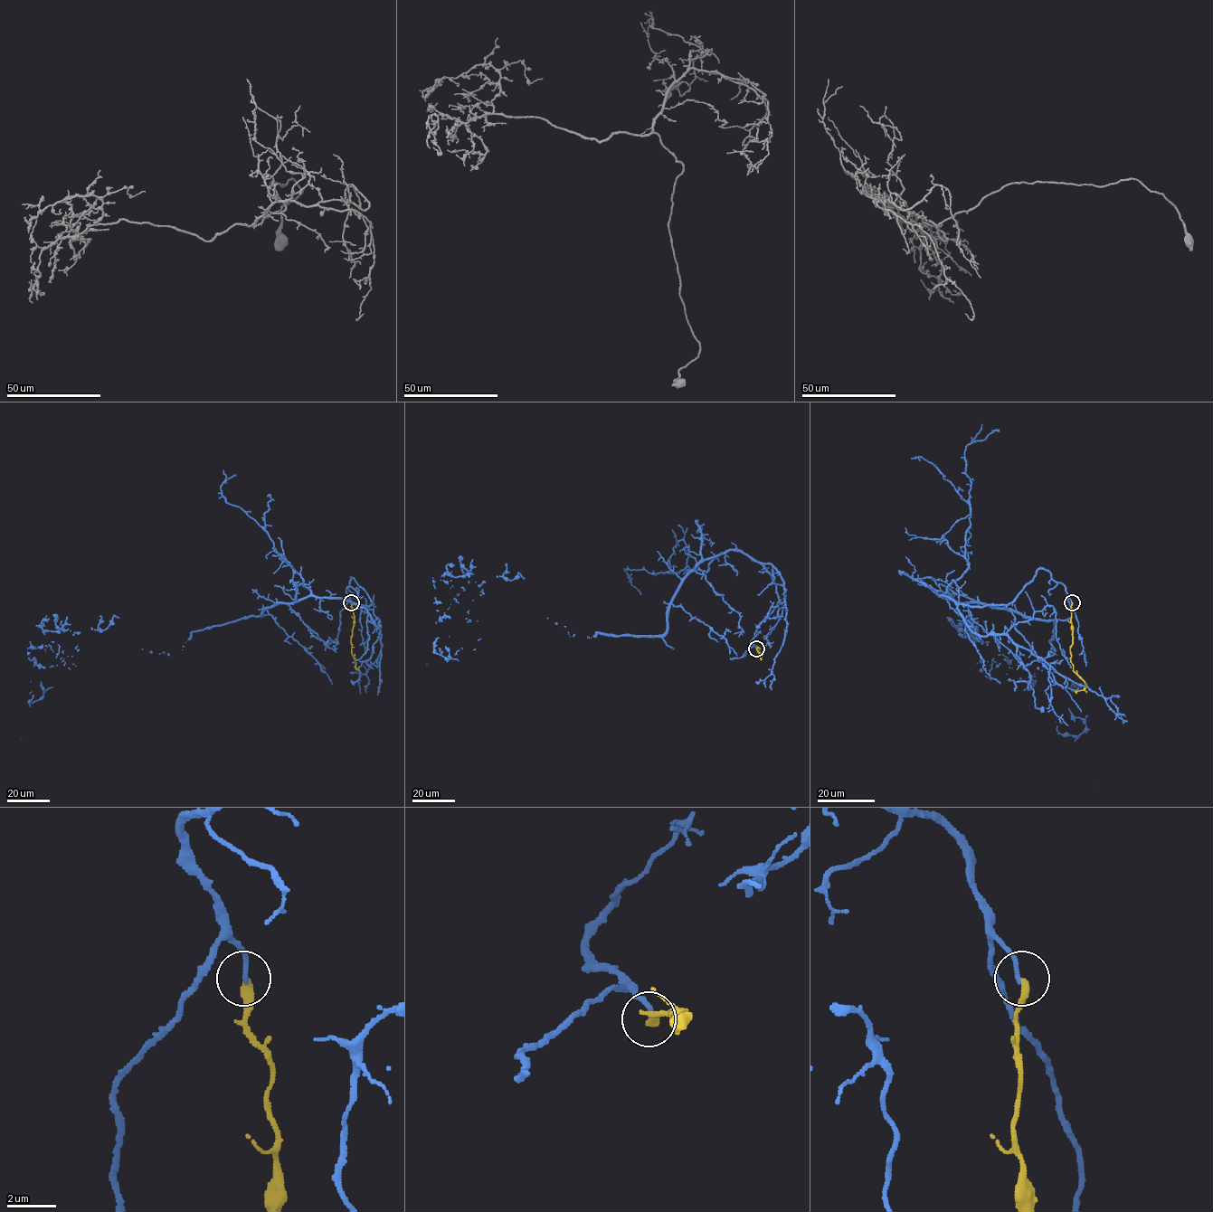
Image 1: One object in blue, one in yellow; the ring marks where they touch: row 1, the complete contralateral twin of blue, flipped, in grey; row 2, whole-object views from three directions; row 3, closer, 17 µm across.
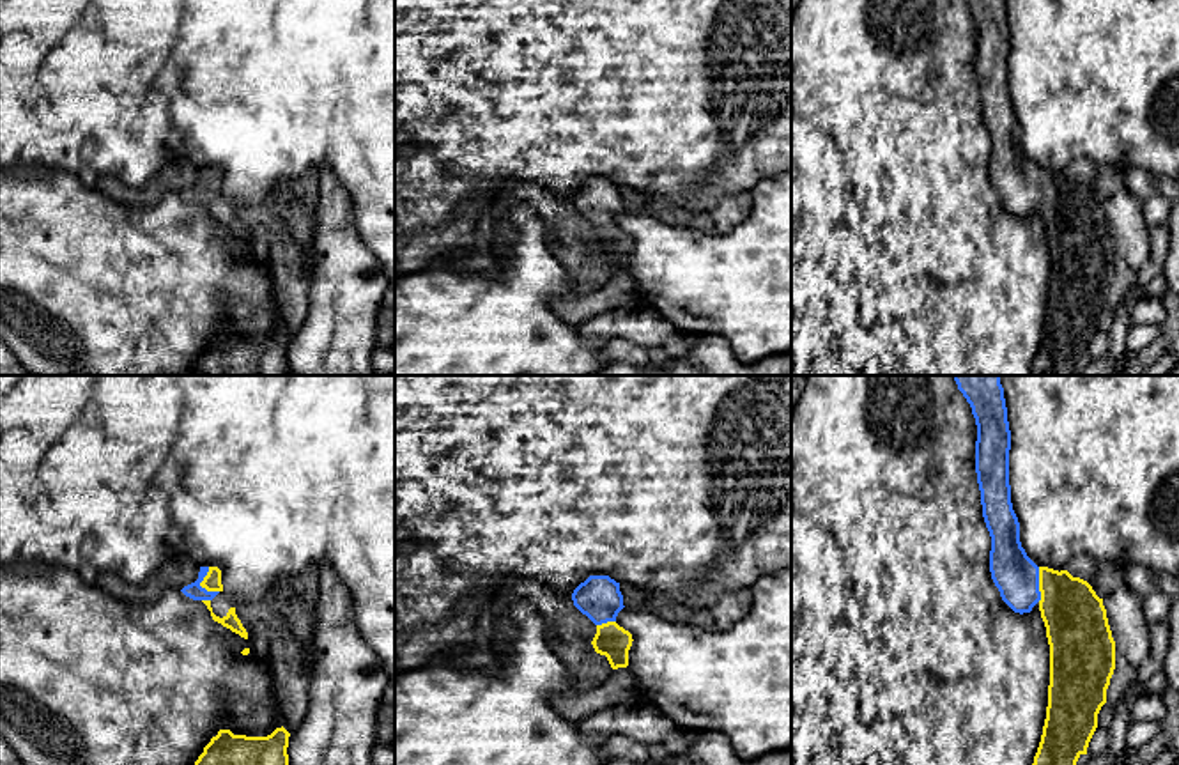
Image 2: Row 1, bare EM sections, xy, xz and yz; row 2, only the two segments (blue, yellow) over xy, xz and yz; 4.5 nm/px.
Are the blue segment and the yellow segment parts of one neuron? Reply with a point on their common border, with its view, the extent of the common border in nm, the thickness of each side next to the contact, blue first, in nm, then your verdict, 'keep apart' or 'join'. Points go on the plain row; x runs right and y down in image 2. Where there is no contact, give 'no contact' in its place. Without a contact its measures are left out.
contact xy (199, 188); length 130 nm; calibres 70 and 80 nm; join

